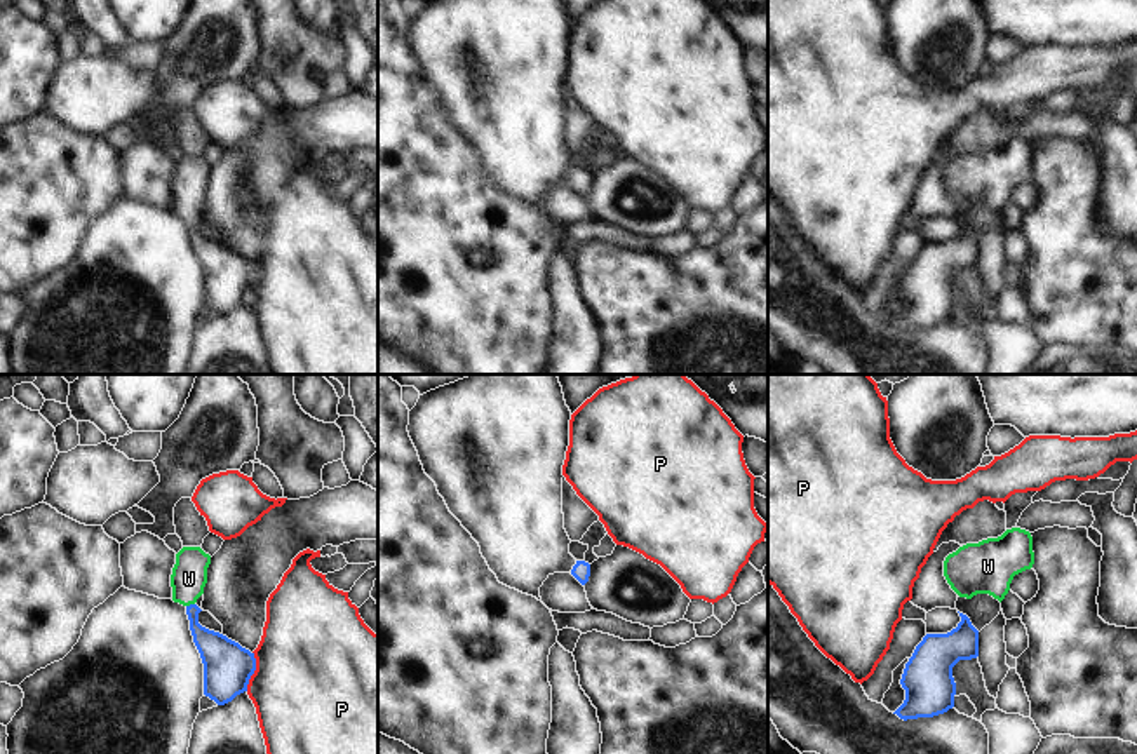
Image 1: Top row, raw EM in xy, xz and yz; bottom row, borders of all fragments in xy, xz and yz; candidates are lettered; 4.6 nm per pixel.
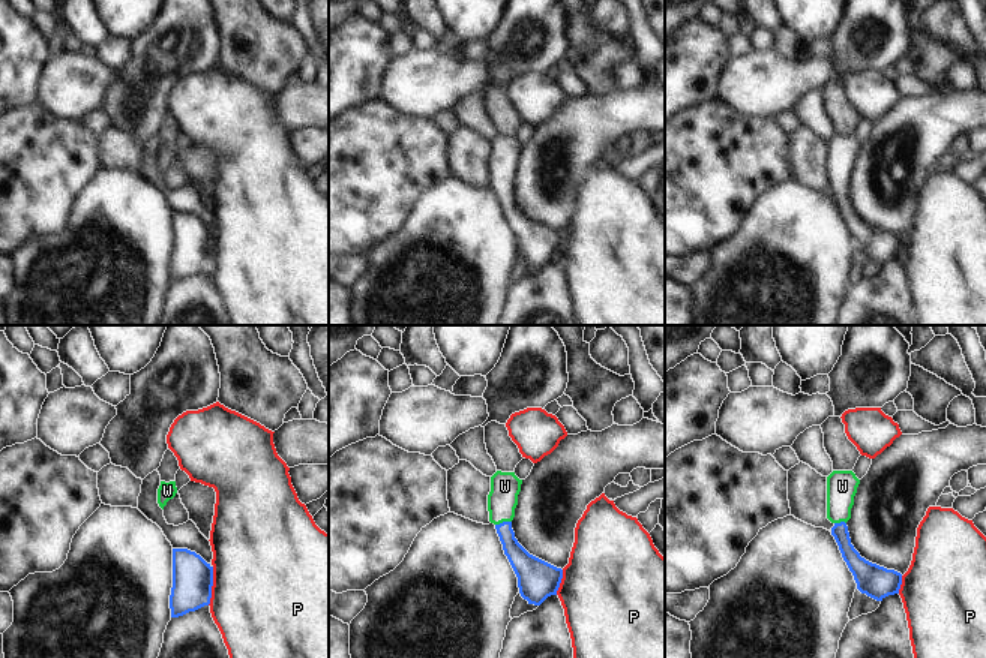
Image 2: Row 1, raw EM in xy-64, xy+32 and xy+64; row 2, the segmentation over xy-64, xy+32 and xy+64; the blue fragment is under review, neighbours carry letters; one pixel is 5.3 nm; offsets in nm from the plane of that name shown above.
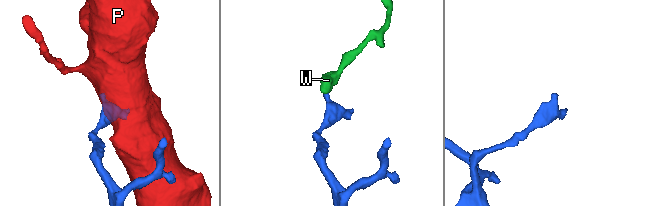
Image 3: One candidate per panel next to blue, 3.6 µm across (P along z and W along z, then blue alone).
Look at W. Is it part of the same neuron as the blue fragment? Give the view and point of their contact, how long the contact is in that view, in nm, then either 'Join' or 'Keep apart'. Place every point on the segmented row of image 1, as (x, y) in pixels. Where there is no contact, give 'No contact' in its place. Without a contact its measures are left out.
Touches blue at xy (190, 605). Shared border 40 nm. Join

